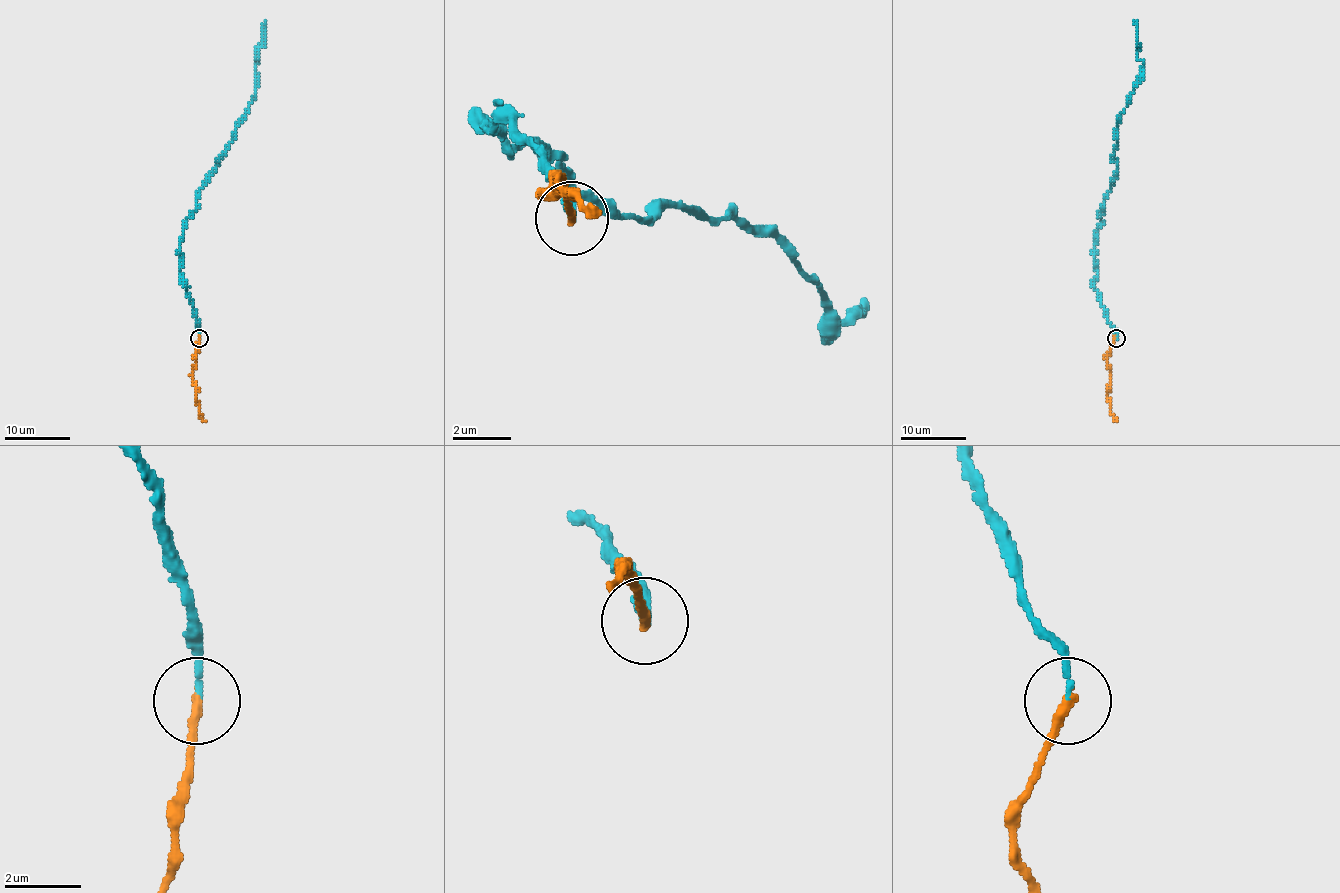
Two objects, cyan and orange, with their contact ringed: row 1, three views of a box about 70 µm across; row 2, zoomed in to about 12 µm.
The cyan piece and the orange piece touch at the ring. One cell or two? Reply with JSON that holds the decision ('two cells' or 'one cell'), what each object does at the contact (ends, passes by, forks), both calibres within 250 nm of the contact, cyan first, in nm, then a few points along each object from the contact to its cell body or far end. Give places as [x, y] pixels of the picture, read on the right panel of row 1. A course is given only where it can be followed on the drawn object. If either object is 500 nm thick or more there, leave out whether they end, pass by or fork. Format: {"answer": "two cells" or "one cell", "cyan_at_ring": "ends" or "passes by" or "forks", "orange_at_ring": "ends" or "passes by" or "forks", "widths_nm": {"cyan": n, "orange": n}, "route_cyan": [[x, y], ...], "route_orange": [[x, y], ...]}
{"answer": "one cell", "cyan_at_ring": "ends", "orange_at_ring": "ends", "widths_nm": {"cyan": 150, "orange": 240}, "route_cyan": [[1116, 338], [1116, 330], [1095, 289], [1096, 228], [1116, 171], [1113, 151], [1118, 116], [1142, 74], [1134, 21]], "route_orange": [[1116, 338], [1106, 366], [1110, 369], [1108, 399], [1114, 422]]}

